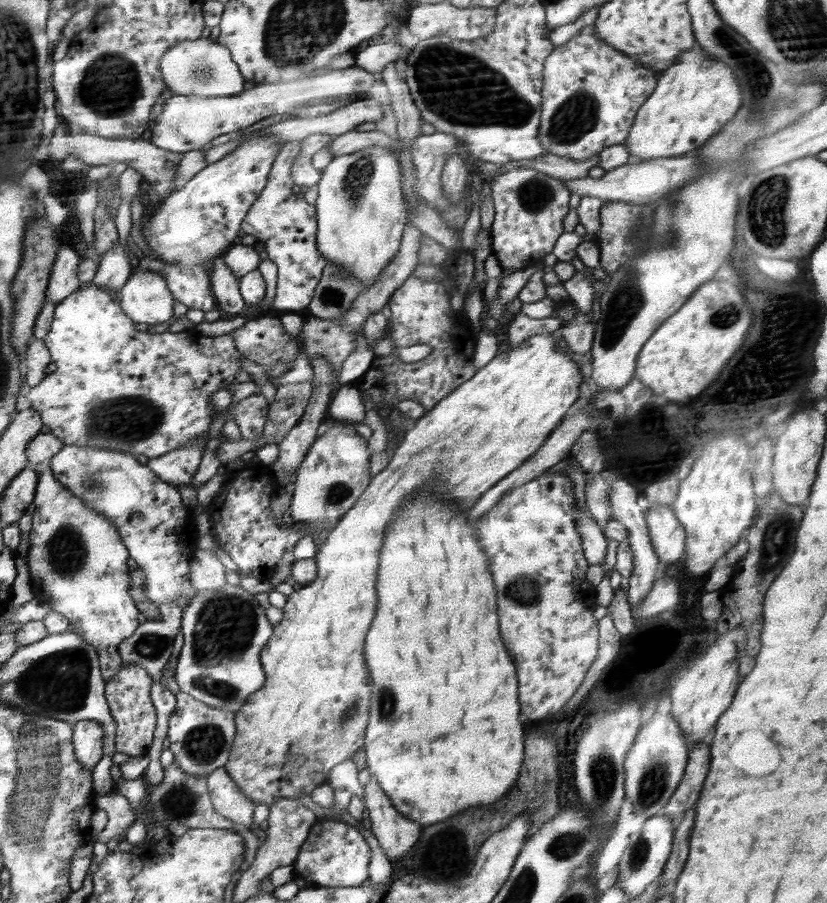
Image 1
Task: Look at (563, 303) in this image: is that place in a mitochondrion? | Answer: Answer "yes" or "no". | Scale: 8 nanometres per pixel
no

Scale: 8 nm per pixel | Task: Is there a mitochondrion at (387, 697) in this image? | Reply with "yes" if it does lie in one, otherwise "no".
yes

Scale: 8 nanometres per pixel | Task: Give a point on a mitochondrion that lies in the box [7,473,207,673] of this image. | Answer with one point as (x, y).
(67, 548)

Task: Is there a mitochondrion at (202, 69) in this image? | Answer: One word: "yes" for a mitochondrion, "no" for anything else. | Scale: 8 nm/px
yes

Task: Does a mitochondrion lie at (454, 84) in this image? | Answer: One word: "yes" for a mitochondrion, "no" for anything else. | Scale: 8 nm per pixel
yes

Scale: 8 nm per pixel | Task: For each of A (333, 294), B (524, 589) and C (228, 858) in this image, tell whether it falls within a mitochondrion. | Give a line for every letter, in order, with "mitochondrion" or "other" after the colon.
A: mitochondrion
B: mitochondrion
C: other

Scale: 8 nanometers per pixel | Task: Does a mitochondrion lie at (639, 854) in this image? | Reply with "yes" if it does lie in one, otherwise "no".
yes

